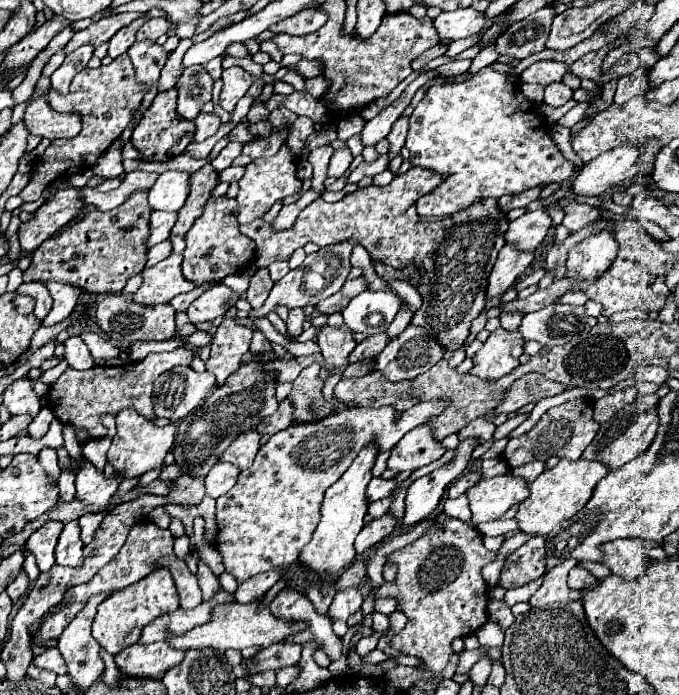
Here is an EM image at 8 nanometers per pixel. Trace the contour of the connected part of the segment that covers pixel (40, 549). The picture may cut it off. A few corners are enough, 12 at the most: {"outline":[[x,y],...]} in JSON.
{"outline":[[52,520],[32,532],[24,546],[40,572],[56,564],[62,522]]}

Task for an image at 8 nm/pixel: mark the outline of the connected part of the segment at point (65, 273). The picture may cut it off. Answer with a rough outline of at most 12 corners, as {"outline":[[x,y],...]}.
{"outline":[[146,192],[42,242],[28,282],[118,294],[146,264]]}

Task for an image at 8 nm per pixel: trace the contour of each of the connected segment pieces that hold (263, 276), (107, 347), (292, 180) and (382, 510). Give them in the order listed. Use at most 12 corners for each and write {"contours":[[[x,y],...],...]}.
{"contours":[[[266,268],[252,274],[246,298],[260,308],[274,282]],[[82,332],[80,338],[94,358],[112,358],[120,350],[96,332]],[[286,142],[252,160],[238,184],[238,224],[302,188]],[[392,496],[370,504],[372,518],[384,516],[390,508]]]}

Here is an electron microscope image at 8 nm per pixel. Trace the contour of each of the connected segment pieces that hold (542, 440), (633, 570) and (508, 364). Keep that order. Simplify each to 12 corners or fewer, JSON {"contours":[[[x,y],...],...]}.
{"contours":[[[592,404],[550,408],[510,438],[510,468],[550,456],[578,460],[600,426]],[[636,538],[602,546],[612,574],[636,580],[650,558]],[[504,328],[472,358],[472,376],[498,380],[518,366],[524,338]]]}

